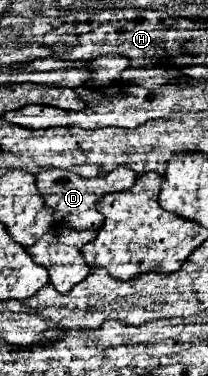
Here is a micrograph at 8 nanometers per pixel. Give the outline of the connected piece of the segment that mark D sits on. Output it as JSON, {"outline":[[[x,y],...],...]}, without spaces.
{"outline":[[[119,167],[119,169],[115,169],[115,171],[111,171],[111,173],[103,175],[103,177],[85,179],[85,177],[79,177],[79,175],[71,173],[71,171],[47,169],[47,171],[37,173],[35,179],[37,179],[37,189],[39,189],[45,205],[55,211],[57,225],[71,227],[75,231],[83,231],[83,229],[101,229],[103,217],[95,209],[97,201],[101,199],[101,195],[109,195],[109,193],[125,191],[125,189],[133,187],[133,183],[137,181],[137,173],[131,171],[131,169]]]}

